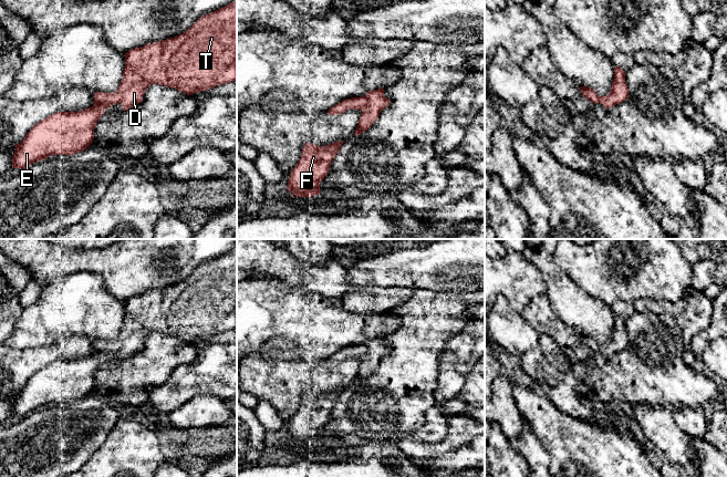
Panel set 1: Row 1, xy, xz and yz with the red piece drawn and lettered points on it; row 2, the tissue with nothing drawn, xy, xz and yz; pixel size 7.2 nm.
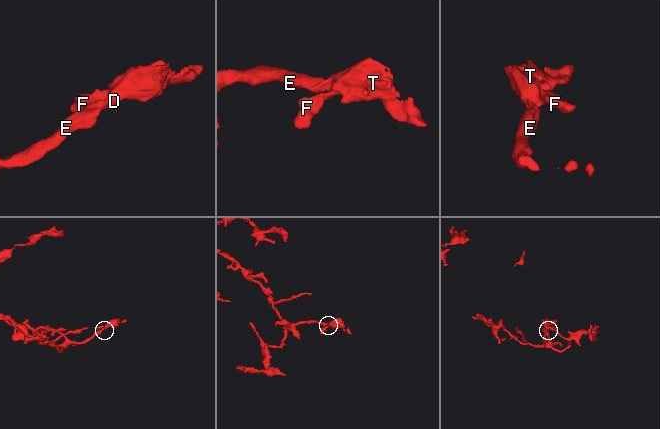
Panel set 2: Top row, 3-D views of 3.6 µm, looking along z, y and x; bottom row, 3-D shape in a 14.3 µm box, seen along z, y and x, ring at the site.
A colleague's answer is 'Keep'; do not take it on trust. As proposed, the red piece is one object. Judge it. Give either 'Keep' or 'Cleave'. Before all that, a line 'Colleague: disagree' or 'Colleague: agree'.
Colleague: agree
Keep

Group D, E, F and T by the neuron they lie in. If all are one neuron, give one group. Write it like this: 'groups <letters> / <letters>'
groups D E F T

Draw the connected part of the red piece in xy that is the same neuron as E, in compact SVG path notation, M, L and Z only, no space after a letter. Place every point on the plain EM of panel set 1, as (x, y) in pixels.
M237 248L211 261L200 265L187 279L163 289L131 297L125 301L125 315L122 330L115 341L94 341L94 352L79 360L56 360L37 371L24 387L15 393L12 405L12 416L25 417L35 409L44 408L51 403L73 403L86 397L94 386L94 376L106 356L120 351L124 359L128 359L143 349L145 339L153 332L176 336L187 343L207 339L215 334L237 328Z

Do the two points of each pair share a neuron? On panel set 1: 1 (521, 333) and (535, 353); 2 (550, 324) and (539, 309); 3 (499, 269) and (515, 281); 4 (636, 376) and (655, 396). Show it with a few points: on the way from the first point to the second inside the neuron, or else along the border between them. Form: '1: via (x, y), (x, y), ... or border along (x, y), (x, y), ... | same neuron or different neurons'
1: border along (537, 344), (528, 349), (520, 356) | different neurons
2: via (547, 321), (539, 312) | same neuron
3: via (502, 272), (511, 278) | same neuron
4: via (641, 381), (652, 392) | same neuron

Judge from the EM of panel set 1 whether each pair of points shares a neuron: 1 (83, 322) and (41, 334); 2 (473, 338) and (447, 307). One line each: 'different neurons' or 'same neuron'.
1: same neuron
2: different neurons

